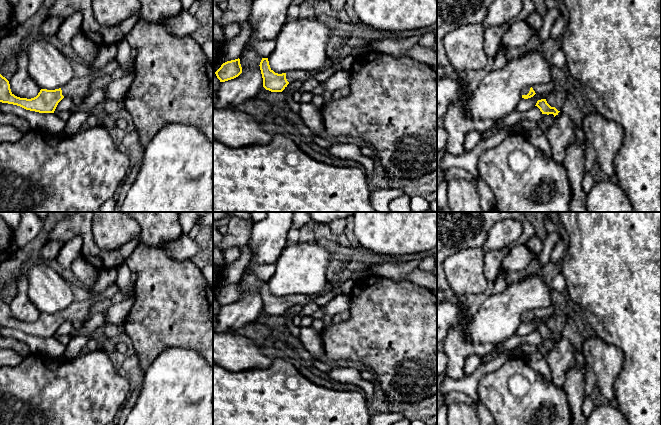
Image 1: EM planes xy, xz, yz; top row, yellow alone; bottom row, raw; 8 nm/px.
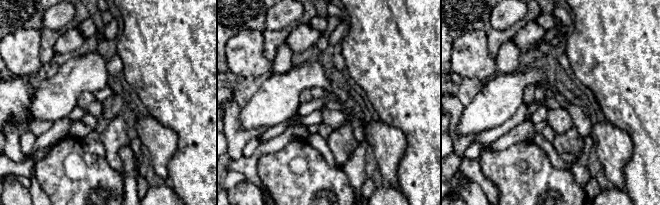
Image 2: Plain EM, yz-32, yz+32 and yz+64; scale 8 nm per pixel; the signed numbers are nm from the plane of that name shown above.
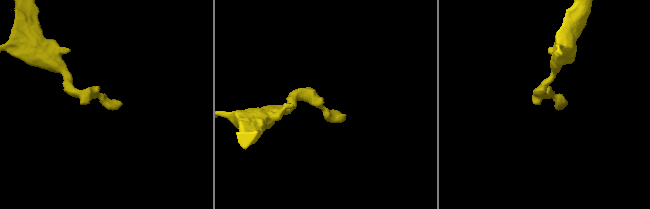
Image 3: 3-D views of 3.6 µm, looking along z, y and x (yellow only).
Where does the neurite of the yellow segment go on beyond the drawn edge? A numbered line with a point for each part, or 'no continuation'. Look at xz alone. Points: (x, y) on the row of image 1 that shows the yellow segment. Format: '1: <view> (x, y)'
1: xz (291, 76)

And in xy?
1: xy (79, 86)

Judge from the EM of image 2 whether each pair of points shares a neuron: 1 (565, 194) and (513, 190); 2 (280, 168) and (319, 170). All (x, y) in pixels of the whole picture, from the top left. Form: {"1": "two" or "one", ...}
{"1": "one", "2": "one"}

